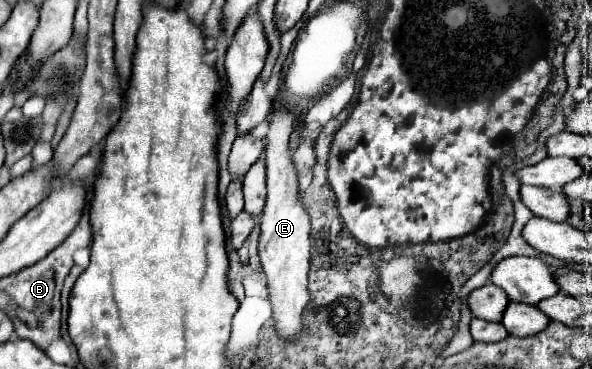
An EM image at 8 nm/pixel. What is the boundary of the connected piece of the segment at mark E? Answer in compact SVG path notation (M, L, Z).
M284 106L276 108L270 116L268 144L264 150L266 158L266 184L268 198L264 212L260 216L260 244L258 254L266 274L266 282L270 288L272 316L276 322L276 330L282 338L292 340L300 332L300 314L308 304L308 268L310 268L310 216L304 210L298 192L298 172L292 162L292 152L288 146L288 138L294 130L296 114Z

